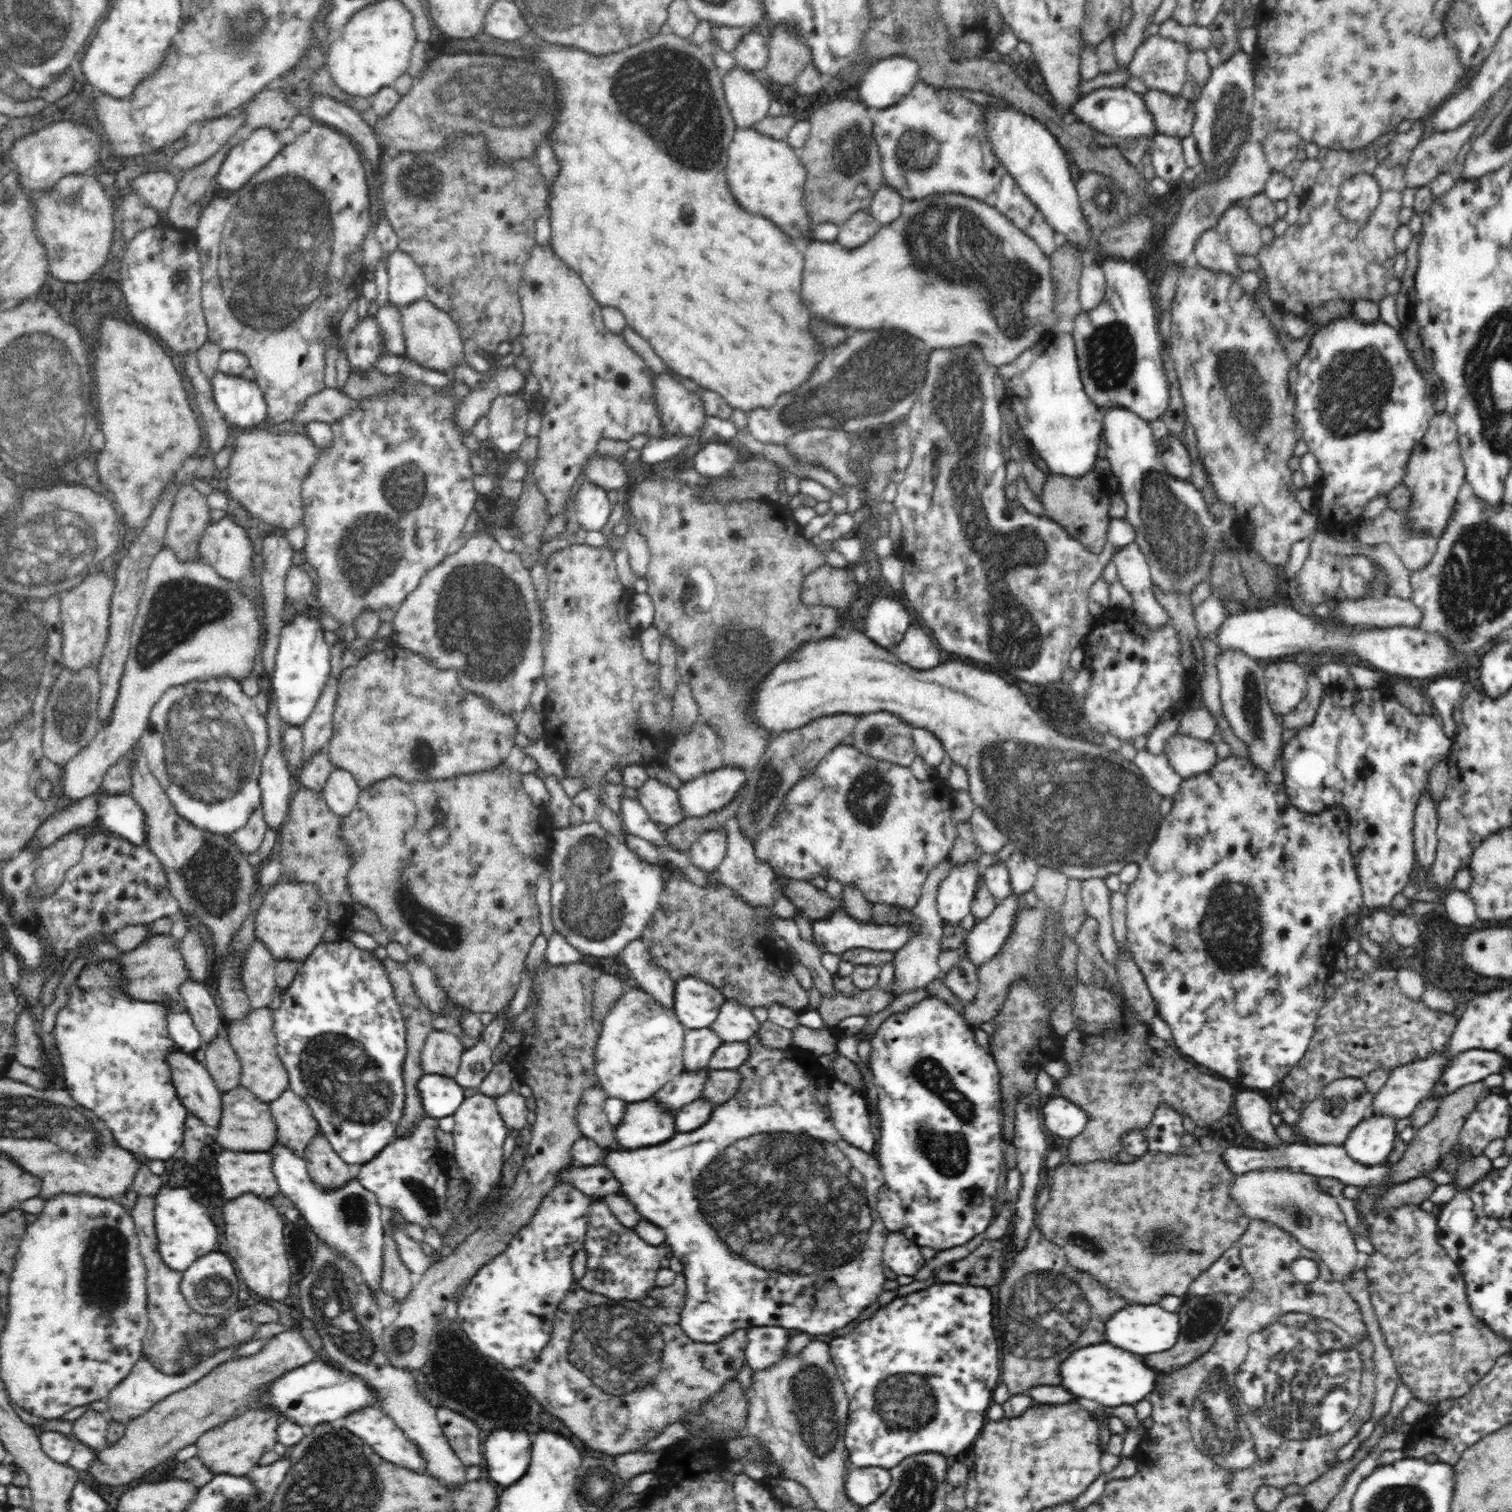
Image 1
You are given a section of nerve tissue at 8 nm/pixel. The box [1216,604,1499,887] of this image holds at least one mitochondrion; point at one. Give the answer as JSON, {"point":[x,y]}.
{"point":[1251,700]}

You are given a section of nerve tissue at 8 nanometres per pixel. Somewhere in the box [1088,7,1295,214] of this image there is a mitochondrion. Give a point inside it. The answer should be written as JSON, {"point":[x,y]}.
{"point":[1229,116]}

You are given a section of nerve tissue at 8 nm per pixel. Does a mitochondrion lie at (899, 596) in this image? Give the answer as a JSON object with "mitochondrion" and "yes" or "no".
{"mitochondrion":"no"}

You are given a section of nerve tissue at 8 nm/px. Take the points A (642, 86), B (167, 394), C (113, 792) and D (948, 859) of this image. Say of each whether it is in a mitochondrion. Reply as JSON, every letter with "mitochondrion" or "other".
{"A":"mitochondrion","B":"other","C":"other","D":"other"}

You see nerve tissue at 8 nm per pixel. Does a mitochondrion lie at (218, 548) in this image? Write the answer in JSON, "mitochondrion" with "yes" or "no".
{"mitochondrion":"no"}

